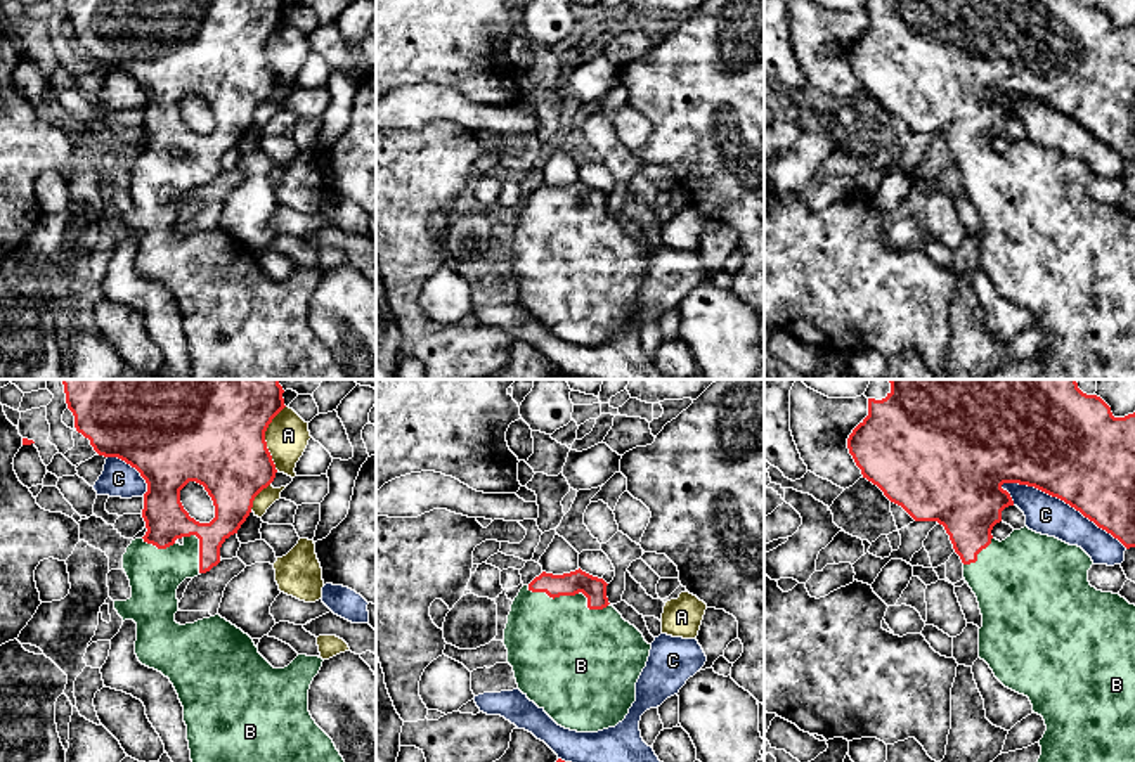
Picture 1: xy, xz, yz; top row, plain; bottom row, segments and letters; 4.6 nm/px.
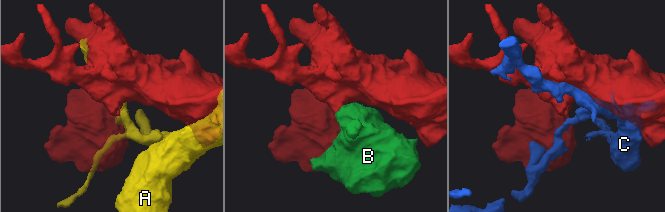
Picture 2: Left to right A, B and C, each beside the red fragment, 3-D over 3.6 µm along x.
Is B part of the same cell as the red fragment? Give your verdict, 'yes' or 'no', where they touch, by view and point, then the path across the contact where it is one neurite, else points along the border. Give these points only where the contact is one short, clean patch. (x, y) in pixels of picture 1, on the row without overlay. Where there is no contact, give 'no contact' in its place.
yes | xz (553, 210) | across xz (569, 196), (553, 210), (560, 262)

